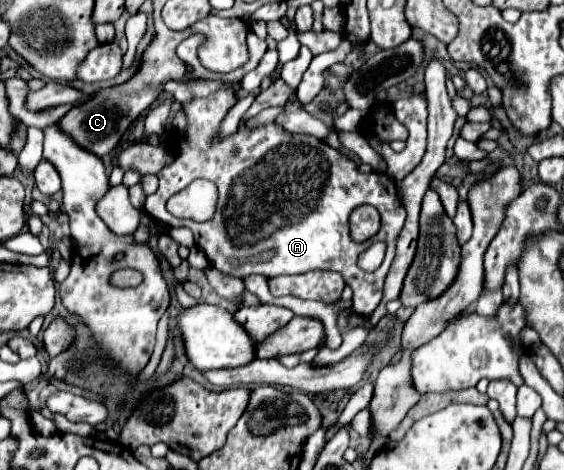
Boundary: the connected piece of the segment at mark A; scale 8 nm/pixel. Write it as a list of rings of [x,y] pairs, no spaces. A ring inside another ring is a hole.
[[[250,32],[248,34],[248,54],[250,54],[248,62],[242,64],[240,68],[228,72],[228,74],[216,74],[216,72],[206,70],[200,64],[196,50],[198,50],[198,34],[188,36],[178,46],[178,58],[190,68],[188,80],[220,80],[224,84],[224,88],[220,88],[220,90],[216,90],[216,92],[212,92],[212,94],[208,94],[204,98],[192,98],[188,102],[182,102],[182,112],[186,114],[186,122],[188,124],[186,124],[184,132],[178,132],[174,138],[166,140],[174,160],[158,172],[160,188],[146,198],[146,204],[144,204],[146,214],[152,220],[168,224],[172,228],[174,226],[188,226],[188,228],[192,228],[194,238],[196,238],[196,246],[208,256],[210,264],[216,270],[232,274],[236,278],[244,278],[248,274],[262,274],[266,278],[274,278],[274,276],[282,276],[282,274],[304,274],[304,272],[310,272],[310,270],[334,270],[334,272],[342,274],[344,282],[348,286],[352,286],[352,290],[354,290],[354,312],[370,316],[376,310],[376,306],[380,304],[380,300],[382,300],[384,278],[386,278],[388,268],[390,268],[392,258],[394,258],[394,238],[400,234],[400,230],[404,226],[404,220],[406,220],[406,210],[404,210],[404,206],[402,206],[402,202],[398,198],[396,182],[390,176],[380,174],[380,172],[362,174],[358,170],[356,162],[352,158],[348,158],[346,154],[342,154],[340,150],[334,150],[326,142],[322,142],[322,140],[318,140],[314,136],[308,136],[308,134],[290,134],[290,132],[282,130],[274,122],[258,126],[258,128],[252,128],[252,130],[246,130],[246,122],[242,120],[234,134],[220,138],[218,136],[220,124],[222,124],[224,116],[230,112],[230,108],[238,102],[238,92],[232,90],[232,86],[240,84],[244,74],[254,70],[260,64],[262,56],[266,52],[266,42],[260,40],[254,32]],[[196,178],[212,180],[218,186],[216,212],[214,212],[214,216],[208,222],[202,222],[202,224],[192,222],[192,220],[174,218],[166,210],[166,200],[172,194],[176,194],[182,188],[186,188]],[[362,204],[370,204],[370,206],[374,206],[380,212],[382,226],[380,226],[378,234],[372,240],[366,240],[364,244],[356,244],[350,238],[348,216],[350,216],[350,212],[354,208],[358,208]],[[378,240],[386,242],[384,262],[380,264],[378,270],[364,272],[358,266],[358,256],[366,248],[370,248],[370,244],[374,244]],[[264,250],[274,250],[276,252],[272,256],[272,260],[268,260],[268,262],[252,262],[252,264],[246,264],[246,266],[232,266],[230,264],[232,258],[252,258],[252,256],[256,256],[256,254],[260,254]]]

